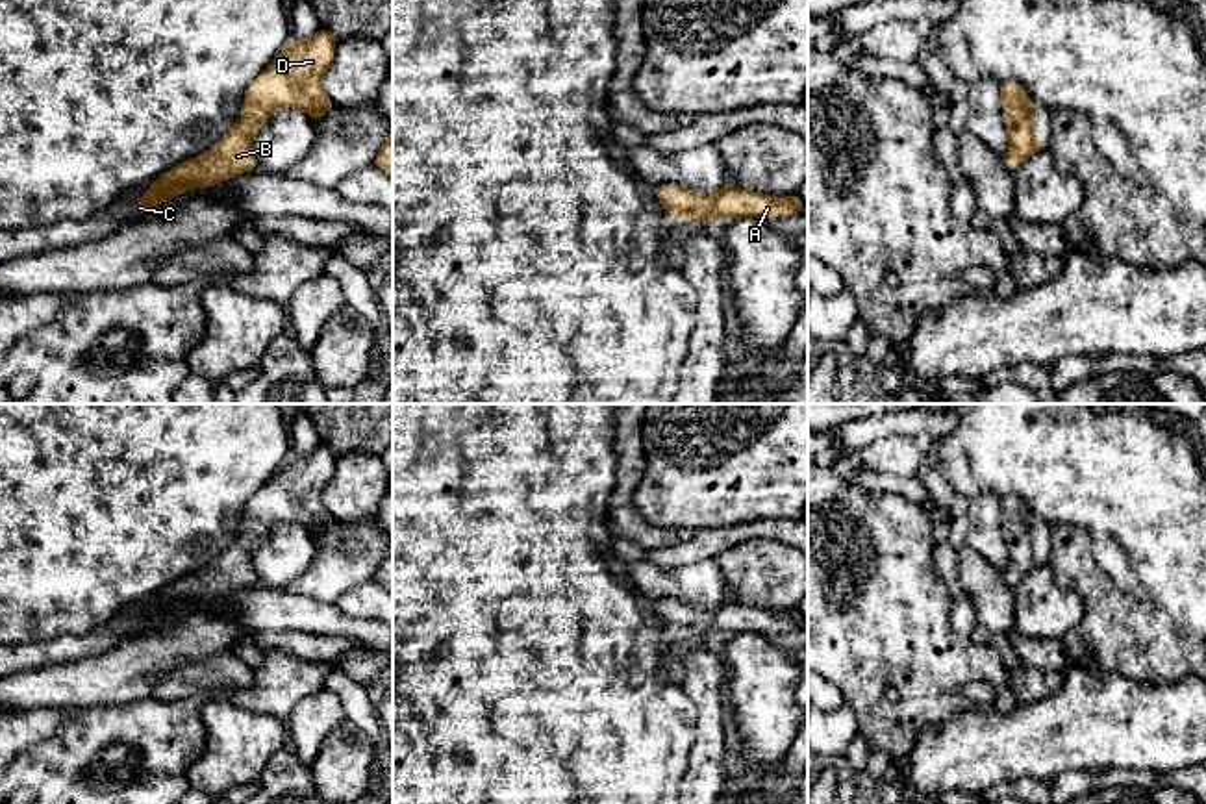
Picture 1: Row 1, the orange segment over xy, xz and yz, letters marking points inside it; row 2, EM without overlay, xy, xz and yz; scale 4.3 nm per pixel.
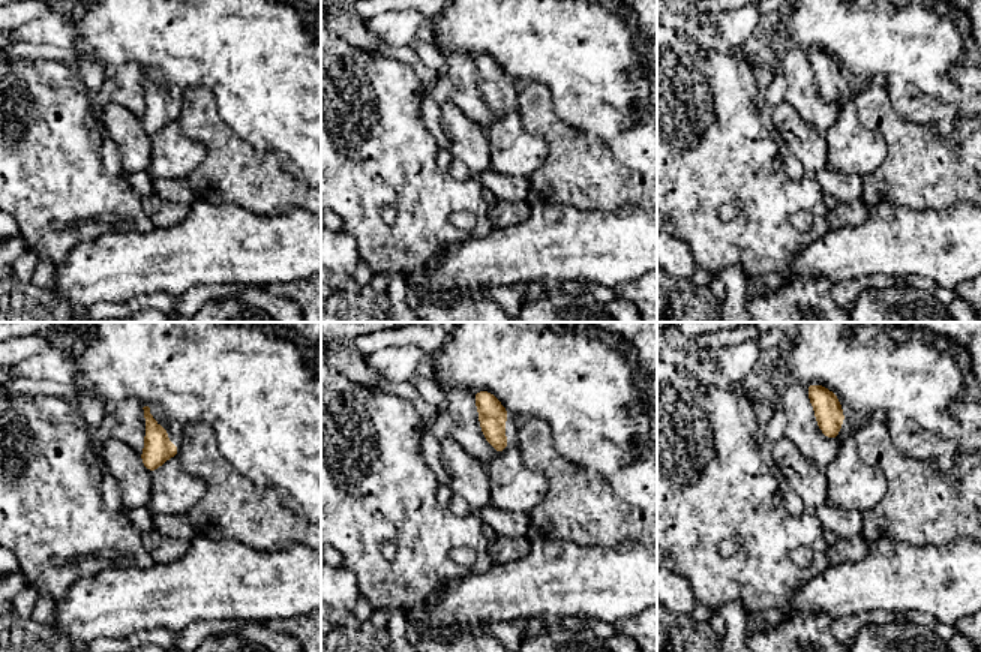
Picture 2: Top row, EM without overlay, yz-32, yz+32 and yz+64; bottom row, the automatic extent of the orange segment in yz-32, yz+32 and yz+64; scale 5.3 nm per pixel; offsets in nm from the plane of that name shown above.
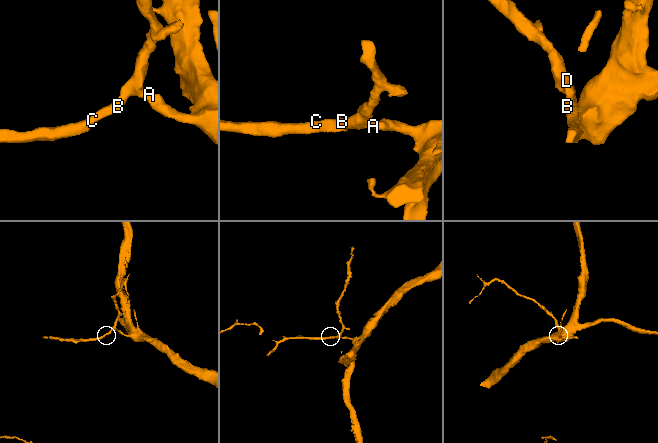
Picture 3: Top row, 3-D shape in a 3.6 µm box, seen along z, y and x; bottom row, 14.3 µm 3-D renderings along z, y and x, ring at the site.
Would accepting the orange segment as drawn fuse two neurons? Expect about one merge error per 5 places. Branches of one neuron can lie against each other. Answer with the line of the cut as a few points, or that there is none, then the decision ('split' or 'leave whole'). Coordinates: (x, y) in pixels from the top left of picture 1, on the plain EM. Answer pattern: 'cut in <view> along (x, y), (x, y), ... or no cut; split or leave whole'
no cut; leave whole

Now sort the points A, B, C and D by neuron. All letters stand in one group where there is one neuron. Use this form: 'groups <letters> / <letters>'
groups A B C D

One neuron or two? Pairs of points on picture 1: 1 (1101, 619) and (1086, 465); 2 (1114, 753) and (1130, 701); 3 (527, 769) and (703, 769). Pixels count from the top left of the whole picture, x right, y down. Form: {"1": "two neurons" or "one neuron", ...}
{"1": "two neurons", "2": "one neuron", "3": "two neurons"}

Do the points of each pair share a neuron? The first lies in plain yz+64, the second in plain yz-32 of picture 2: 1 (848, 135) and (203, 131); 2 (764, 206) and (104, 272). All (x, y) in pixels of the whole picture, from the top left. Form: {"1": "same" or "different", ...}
{"1": "different", "2": "different"}

